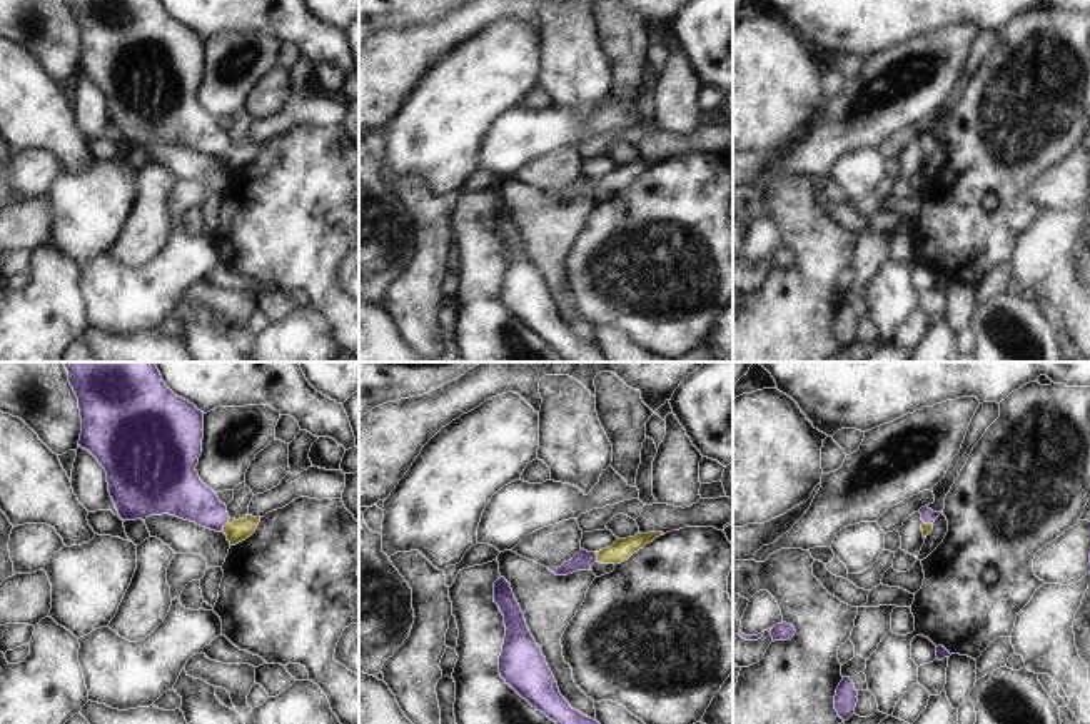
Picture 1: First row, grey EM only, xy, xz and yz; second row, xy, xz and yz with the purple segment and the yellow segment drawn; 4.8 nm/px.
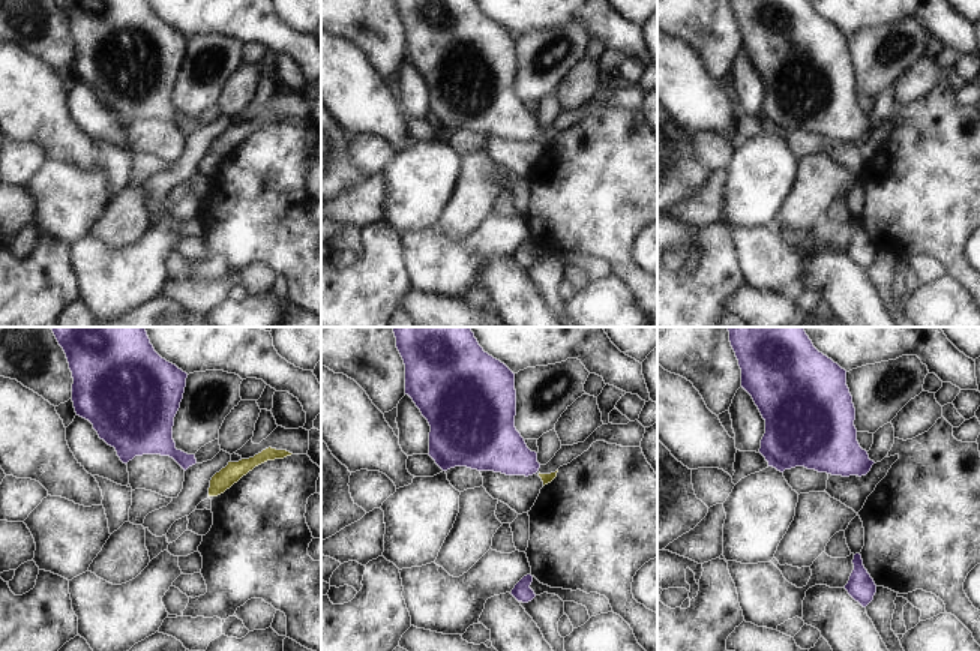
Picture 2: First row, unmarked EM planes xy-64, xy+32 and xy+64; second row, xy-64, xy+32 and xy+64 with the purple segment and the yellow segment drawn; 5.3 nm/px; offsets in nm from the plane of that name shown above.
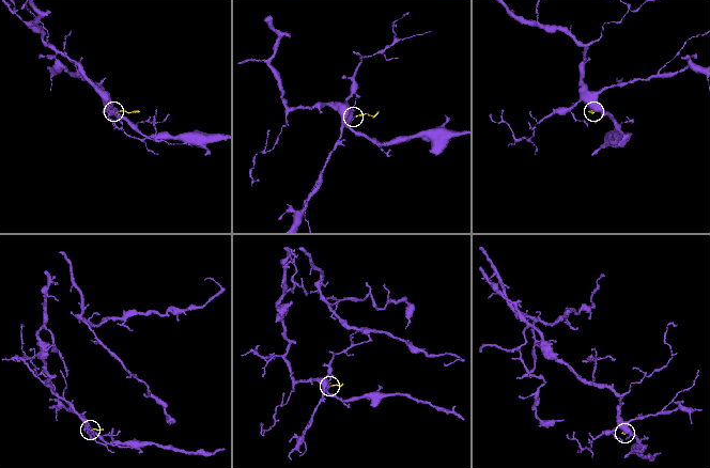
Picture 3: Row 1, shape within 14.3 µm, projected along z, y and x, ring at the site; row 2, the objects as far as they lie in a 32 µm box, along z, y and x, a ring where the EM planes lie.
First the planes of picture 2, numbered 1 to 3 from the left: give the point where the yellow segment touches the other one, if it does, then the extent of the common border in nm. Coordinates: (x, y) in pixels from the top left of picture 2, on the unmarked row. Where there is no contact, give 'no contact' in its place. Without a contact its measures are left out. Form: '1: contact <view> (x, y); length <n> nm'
1: no contact
2: no contact
3: no contact

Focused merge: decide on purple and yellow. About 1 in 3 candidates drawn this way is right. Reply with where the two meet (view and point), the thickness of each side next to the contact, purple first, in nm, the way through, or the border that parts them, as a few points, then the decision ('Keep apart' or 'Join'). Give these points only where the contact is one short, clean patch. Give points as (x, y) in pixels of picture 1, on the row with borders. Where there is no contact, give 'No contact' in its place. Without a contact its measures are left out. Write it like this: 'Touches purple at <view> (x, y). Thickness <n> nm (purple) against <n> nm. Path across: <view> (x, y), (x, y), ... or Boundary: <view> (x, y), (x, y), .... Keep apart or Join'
Touches purple at xy (226, 522). Thickness 220 nm (purple) against 110 nm. Path across: xy (182, 494), (226, 522), (236, 531). Join.

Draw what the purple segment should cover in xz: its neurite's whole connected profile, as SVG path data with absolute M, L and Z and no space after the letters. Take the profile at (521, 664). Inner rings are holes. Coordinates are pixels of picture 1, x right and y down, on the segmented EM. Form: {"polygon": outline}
{"polygon": "M494 582L494 602L504 616L506 637L499 656L499 674L522 699L556 724L599 724L573 709L561 696L558 682L531 636L511 584Z"}

